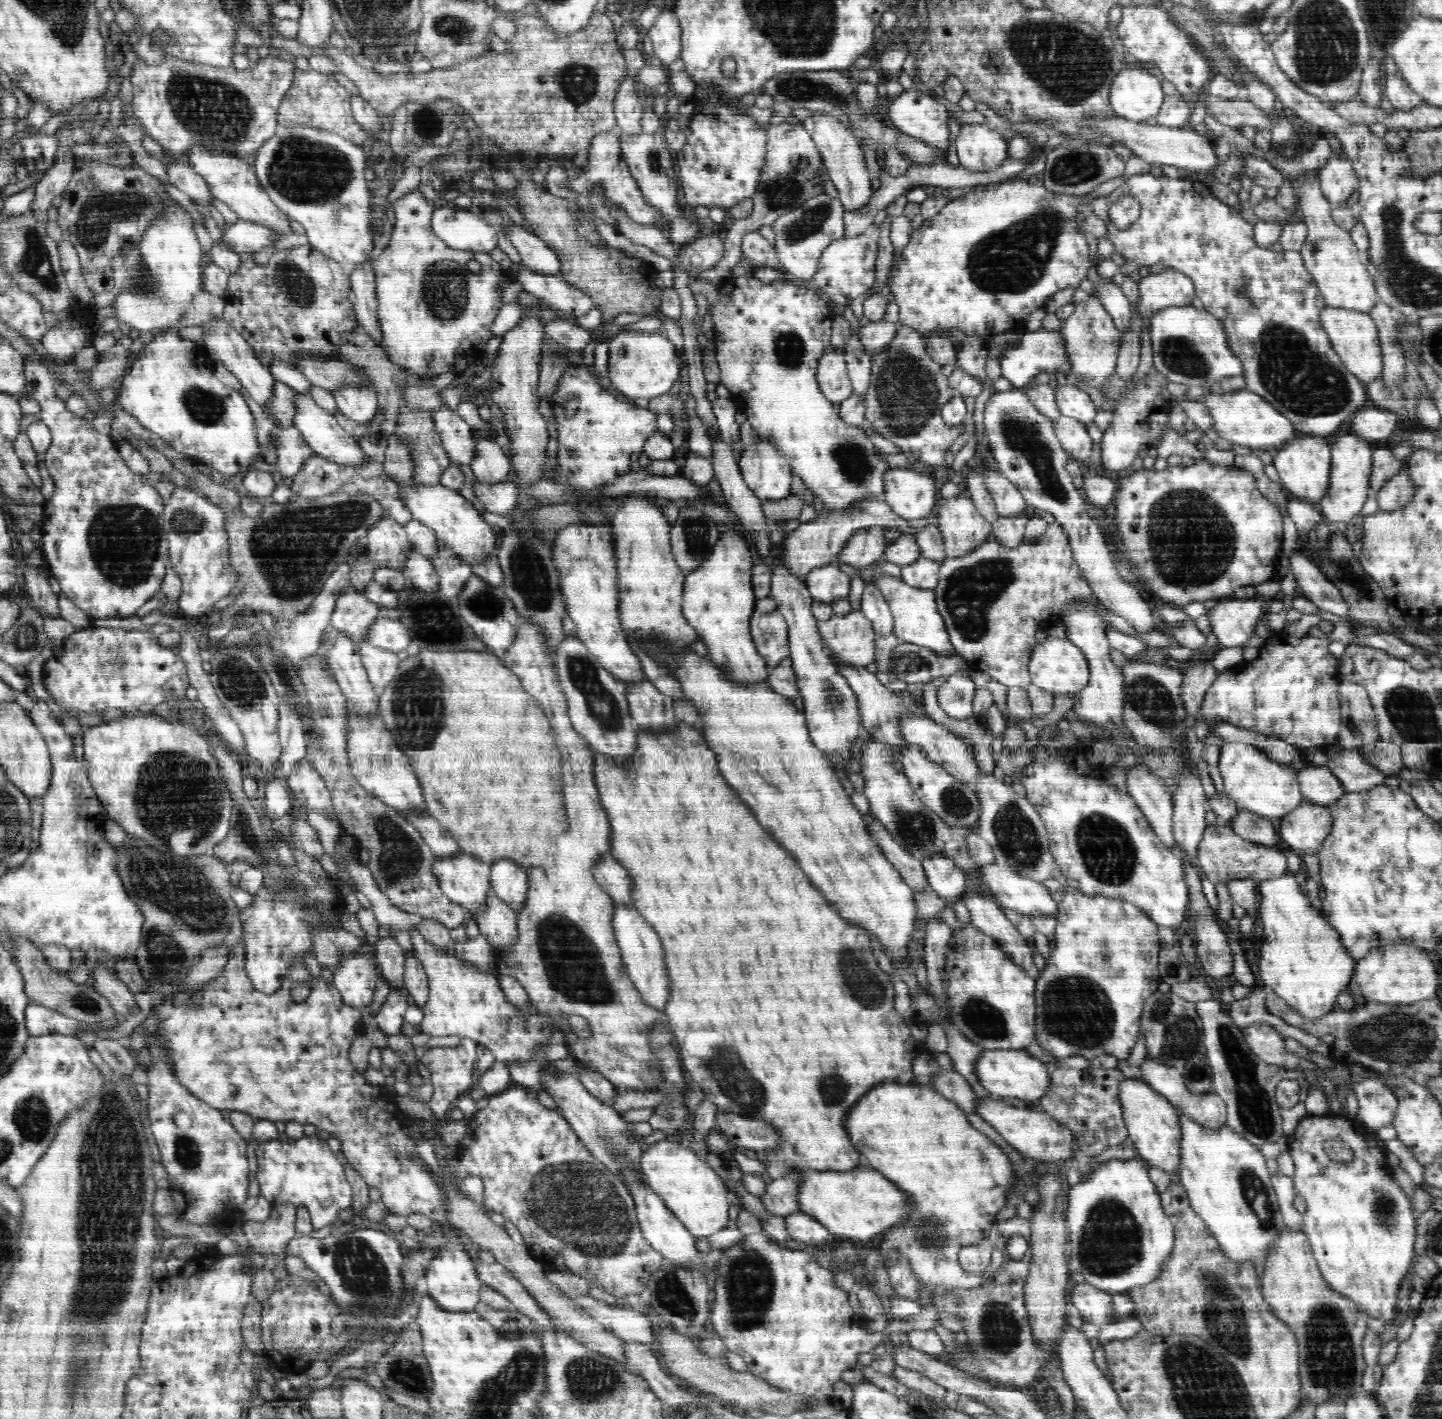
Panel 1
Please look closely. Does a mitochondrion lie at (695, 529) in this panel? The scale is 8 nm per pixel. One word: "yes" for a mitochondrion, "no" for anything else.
yes

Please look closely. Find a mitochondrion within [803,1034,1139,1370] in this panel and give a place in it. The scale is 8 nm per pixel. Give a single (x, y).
(1000, 1332)

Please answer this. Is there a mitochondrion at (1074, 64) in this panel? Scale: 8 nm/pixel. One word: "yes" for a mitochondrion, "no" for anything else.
yes

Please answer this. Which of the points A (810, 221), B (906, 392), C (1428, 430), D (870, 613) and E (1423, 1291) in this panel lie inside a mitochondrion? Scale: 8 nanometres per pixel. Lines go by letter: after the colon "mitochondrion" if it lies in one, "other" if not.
A: mitochondrion
B: mitochondrion
C: other
D: other
E: other

